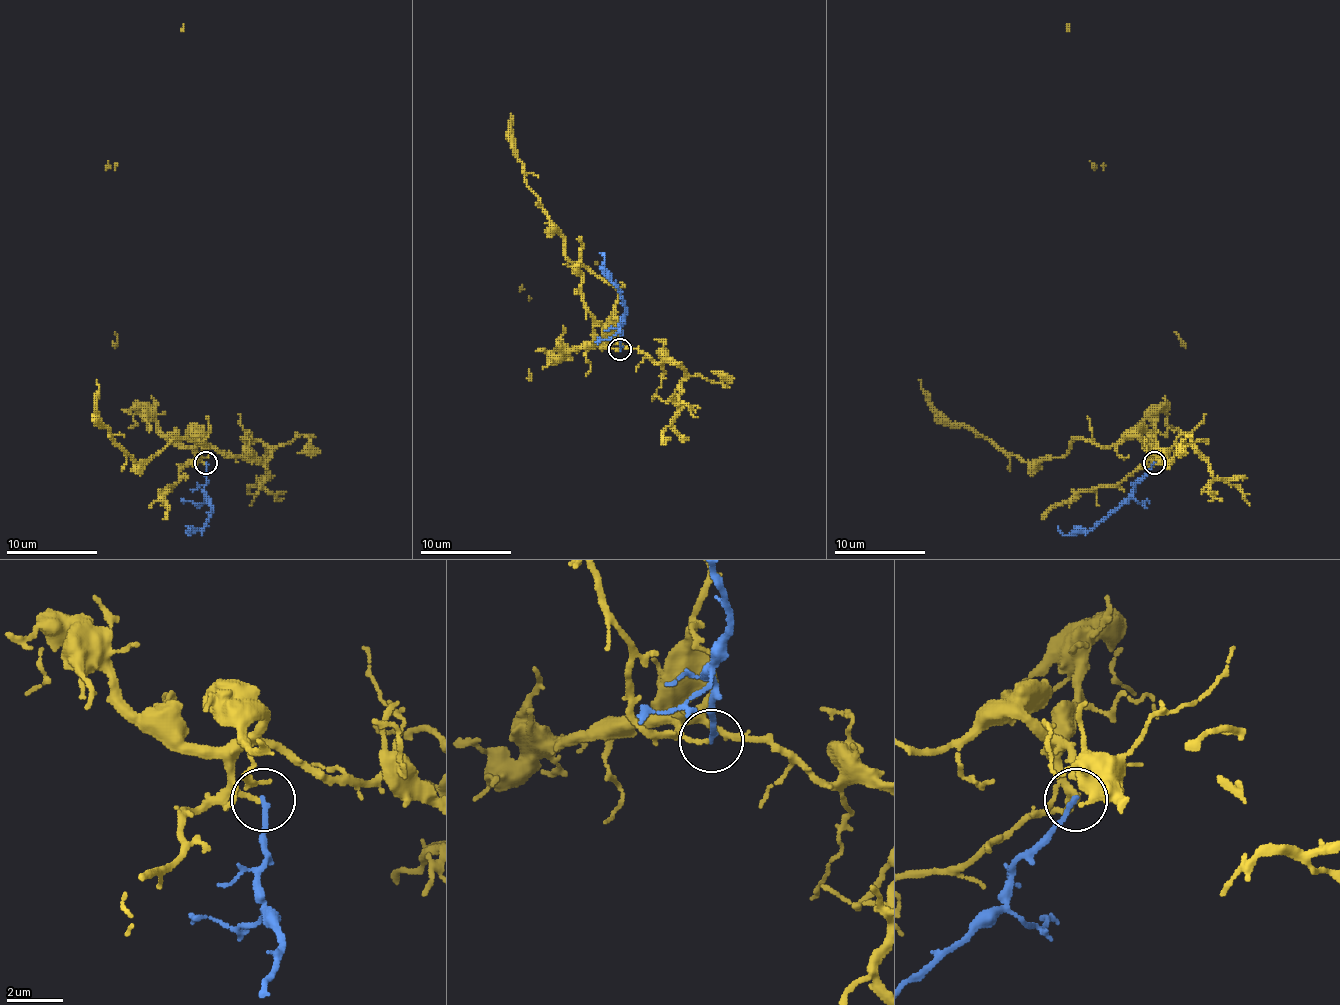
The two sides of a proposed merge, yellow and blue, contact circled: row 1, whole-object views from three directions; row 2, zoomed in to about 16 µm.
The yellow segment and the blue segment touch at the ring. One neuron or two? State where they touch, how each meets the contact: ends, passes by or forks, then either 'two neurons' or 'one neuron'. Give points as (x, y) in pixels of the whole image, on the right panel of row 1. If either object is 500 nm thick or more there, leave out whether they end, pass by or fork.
(1154, 463) | yellow ends | blue ends | two neurons

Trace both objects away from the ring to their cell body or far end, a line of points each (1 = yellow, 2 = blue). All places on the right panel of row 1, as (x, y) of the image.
1: (1153, 462), (1149, 448), (1156, 412), (1167, 400), (1185, 346), (1174, 332), (1103, 168), (1090, 161), (1067, 24)
2: (1153, 462), (1133, 492), (1092, 528), (1069, 535), (1058, 526)

